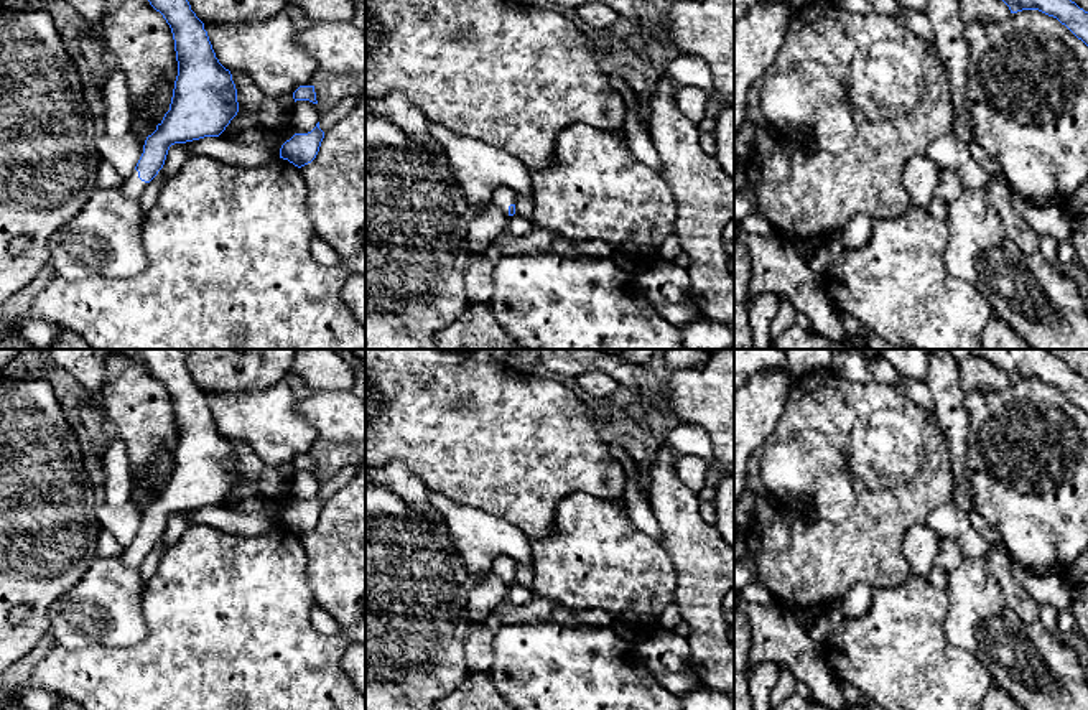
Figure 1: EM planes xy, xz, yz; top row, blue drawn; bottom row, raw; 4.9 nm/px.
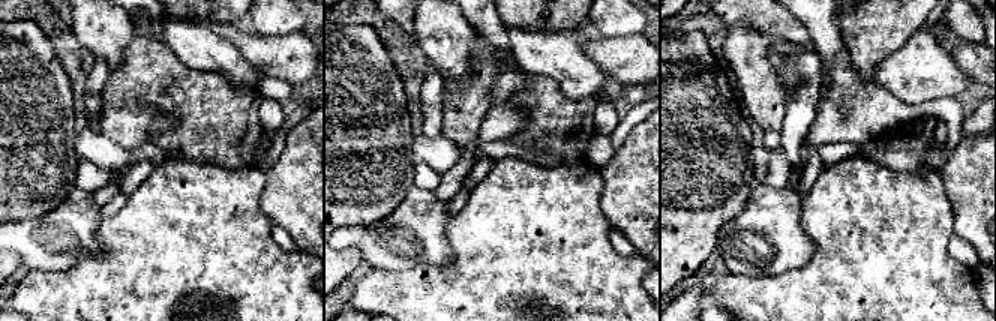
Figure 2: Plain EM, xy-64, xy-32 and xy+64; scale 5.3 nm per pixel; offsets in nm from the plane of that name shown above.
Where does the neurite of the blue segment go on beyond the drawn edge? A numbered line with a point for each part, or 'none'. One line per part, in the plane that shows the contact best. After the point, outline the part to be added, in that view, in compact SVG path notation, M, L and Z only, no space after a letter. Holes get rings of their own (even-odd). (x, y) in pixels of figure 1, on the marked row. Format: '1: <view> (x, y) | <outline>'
1: xy (132, 188) | M133 170L132 175L123 181L123 185L120 186L122 194L127 199L140 199L143 191L146 189L148 183L142 181L138 178L138 171Z

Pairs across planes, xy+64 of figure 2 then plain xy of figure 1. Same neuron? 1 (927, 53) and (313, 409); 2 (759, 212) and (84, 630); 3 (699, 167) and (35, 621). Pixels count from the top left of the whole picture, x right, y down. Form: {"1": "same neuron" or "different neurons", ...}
{"1": "different neurons", "2": "same neuron", "3": "same neuron"}

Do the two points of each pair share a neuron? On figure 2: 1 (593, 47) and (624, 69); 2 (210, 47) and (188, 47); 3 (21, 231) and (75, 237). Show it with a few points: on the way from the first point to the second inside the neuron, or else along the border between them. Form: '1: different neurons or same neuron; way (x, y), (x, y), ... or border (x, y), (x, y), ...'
1: same neuron; way (600, 50), (606, 51), (617, 62)
2: same neuron; way (204, 47), (194, 47)
3: same neuron; way (35, 237), (62, 237)

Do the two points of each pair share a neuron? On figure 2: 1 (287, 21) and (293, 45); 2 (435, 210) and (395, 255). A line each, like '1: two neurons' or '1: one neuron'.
1: two neurons
2: one neuron

